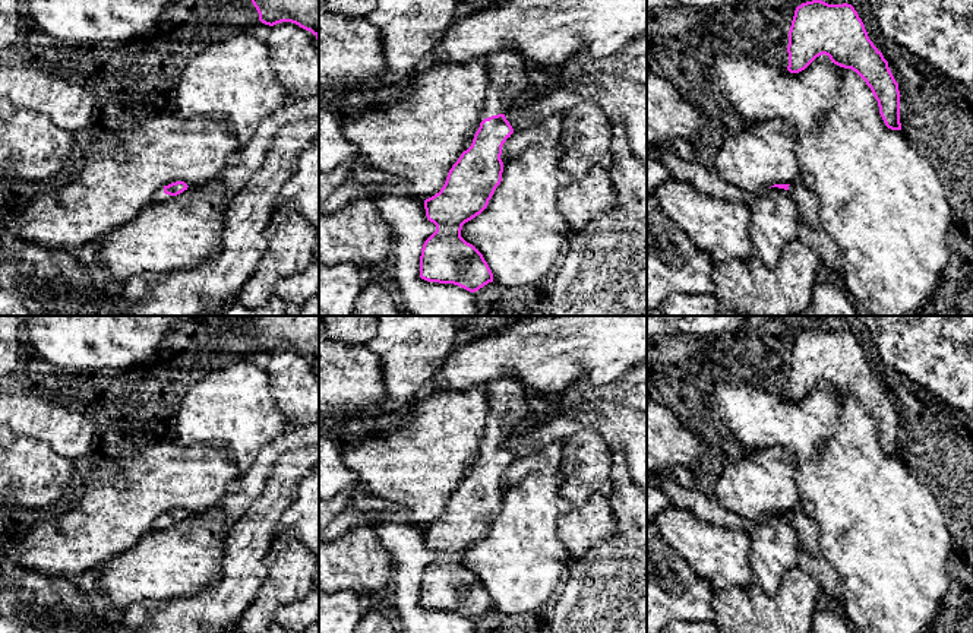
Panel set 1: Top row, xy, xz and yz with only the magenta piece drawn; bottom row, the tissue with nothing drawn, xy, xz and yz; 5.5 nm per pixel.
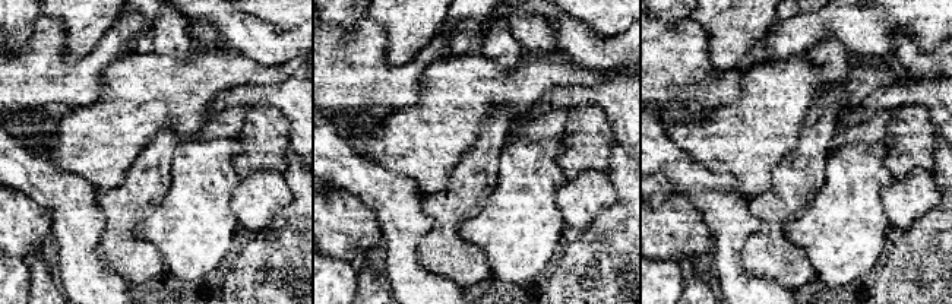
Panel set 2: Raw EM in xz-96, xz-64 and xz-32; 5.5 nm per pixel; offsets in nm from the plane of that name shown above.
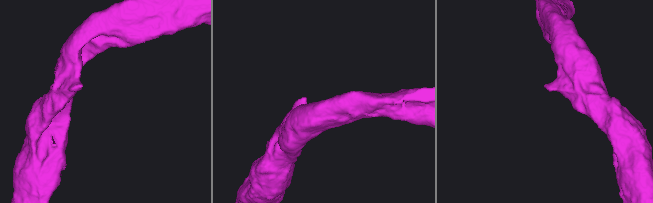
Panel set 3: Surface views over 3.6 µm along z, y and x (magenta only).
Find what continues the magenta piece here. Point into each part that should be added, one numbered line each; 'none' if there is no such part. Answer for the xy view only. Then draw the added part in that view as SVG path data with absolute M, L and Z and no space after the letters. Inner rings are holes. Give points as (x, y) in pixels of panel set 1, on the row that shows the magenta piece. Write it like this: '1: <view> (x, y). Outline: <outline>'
1: xy (160, 196). Outline: M159 187L159 189L155 192L152 202L154 202L154 203L165 203L165 202L168 202L168 200L173 199L173 197L174 197L174 196L170 196L170 194L165 194L165 193L164 193L164 187Z

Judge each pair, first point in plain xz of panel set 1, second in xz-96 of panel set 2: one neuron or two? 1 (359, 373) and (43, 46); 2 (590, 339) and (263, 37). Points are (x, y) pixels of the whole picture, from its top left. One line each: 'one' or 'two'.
1: one
2: two

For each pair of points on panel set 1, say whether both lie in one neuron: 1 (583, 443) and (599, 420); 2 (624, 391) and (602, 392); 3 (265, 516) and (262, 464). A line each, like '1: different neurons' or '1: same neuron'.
1: different neurons
2: same neuron
3: different neurons

